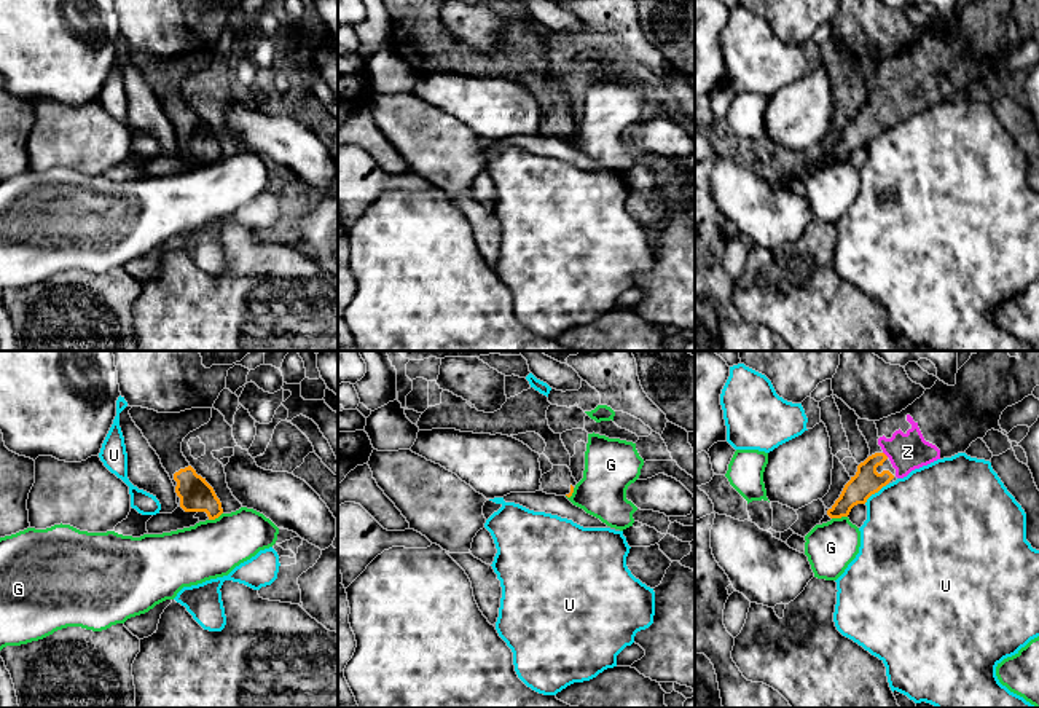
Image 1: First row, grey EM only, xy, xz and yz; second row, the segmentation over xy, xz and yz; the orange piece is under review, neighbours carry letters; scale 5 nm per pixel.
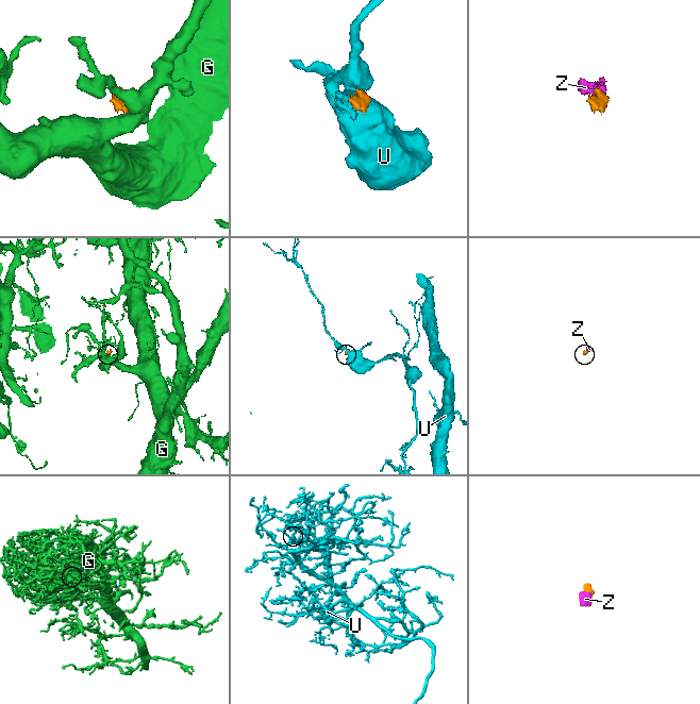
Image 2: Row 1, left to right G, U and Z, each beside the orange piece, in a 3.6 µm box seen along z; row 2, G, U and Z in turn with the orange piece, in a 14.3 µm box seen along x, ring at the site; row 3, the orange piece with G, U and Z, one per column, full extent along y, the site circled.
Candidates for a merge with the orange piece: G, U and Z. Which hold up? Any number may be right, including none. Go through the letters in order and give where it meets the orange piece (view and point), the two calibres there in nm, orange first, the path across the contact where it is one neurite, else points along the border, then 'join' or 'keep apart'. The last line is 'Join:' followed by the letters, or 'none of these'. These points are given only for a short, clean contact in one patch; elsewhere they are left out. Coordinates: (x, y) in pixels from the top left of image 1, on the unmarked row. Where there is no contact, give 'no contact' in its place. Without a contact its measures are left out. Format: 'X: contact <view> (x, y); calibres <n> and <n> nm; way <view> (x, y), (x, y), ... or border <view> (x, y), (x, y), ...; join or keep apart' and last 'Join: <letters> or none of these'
G: contact yz (839, 160); calibres 140 and 240 nm; border yz (846, 158), (832, 161); keep apart
U: contact yz (875, 134); calibres 140 and 480 nm; border yz (886, 126), (864, 145); keep apart
Z: contact yz (885, 98); calibres 140 and 190 nm; way yz (866, 125), (867, 112), (885, 98), (907, 94); join
Join: Z

